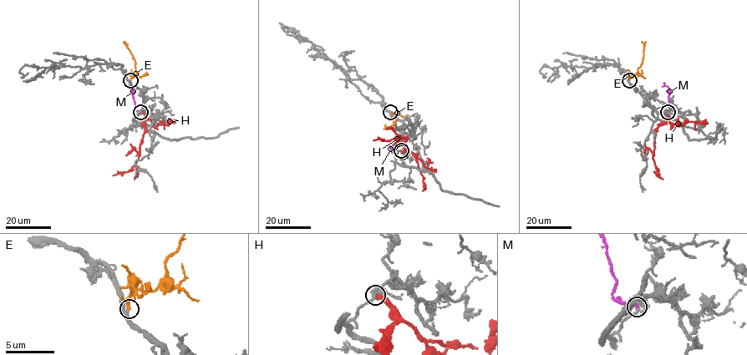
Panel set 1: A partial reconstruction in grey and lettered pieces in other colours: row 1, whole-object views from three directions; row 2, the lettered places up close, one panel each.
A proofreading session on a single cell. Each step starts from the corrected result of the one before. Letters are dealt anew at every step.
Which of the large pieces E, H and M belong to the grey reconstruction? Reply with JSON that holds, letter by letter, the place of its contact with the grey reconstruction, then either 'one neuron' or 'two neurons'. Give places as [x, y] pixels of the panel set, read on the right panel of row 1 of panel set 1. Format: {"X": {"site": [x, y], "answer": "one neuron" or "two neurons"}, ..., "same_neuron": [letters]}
{"E": {"site": [629, 80], "answer": "one neuron"}, "H": {"site": [668, 112], "answer": "two neurons"}, "M": {"site": [668, 112], "answer": "two neurons"}, "same_neuron": ["E"]}

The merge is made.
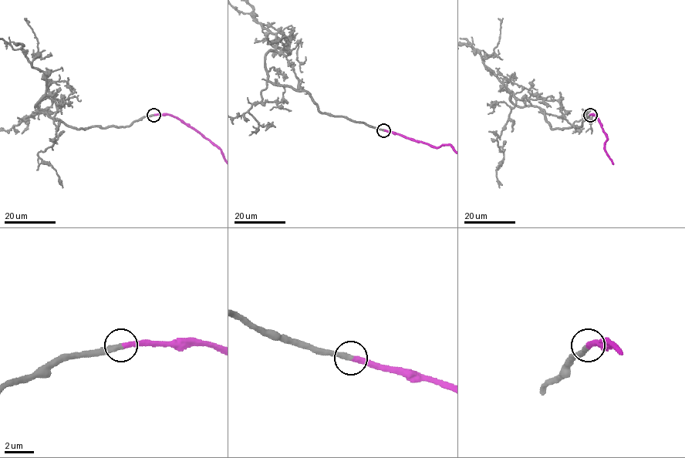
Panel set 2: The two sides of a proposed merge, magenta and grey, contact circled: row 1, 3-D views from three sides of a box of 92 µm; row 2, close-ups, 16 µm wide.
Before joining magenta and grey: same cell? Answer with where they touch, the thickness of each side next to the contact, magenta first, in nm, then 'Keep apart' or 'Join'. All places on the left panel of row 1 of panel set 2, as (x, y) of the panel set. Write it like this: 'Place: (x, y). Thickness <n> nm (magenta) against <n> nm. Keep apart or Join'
Place: (153, 115). Thickness 360 nm (magenta) against 380 nm. Join

